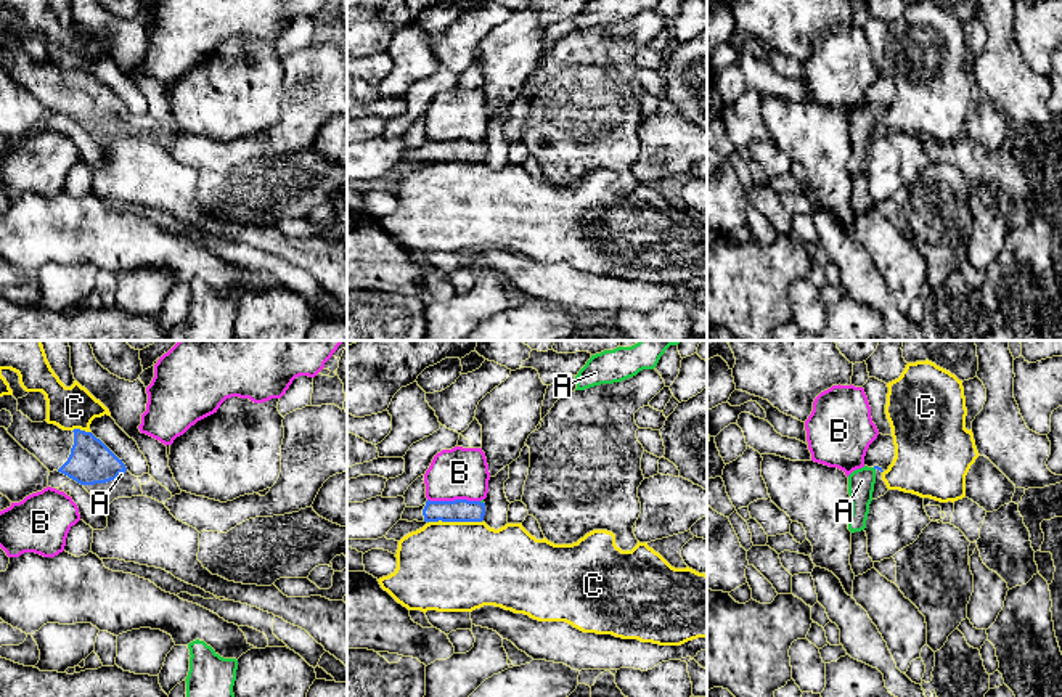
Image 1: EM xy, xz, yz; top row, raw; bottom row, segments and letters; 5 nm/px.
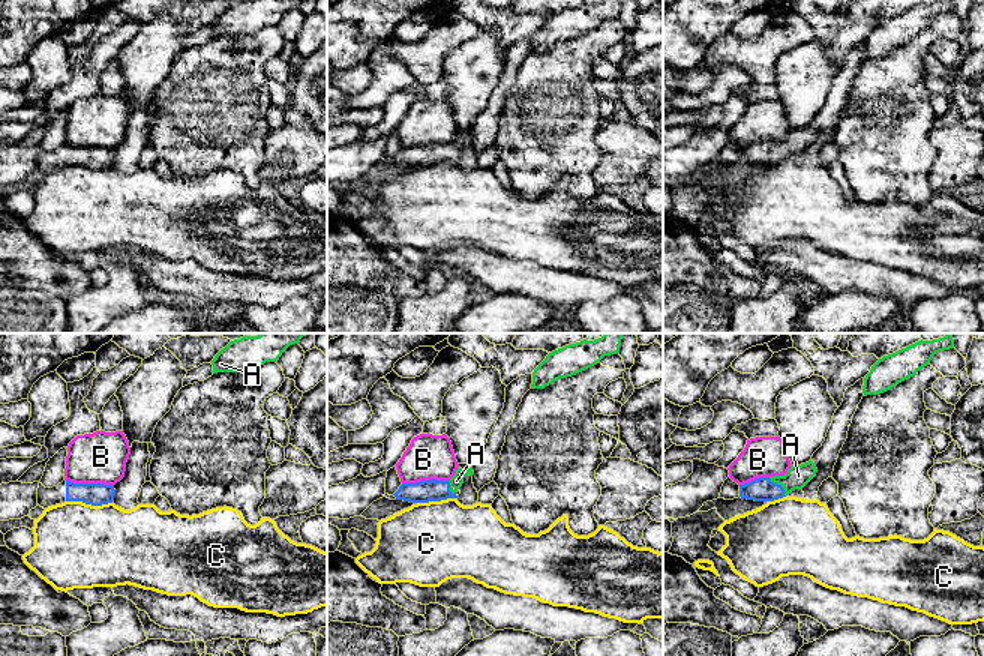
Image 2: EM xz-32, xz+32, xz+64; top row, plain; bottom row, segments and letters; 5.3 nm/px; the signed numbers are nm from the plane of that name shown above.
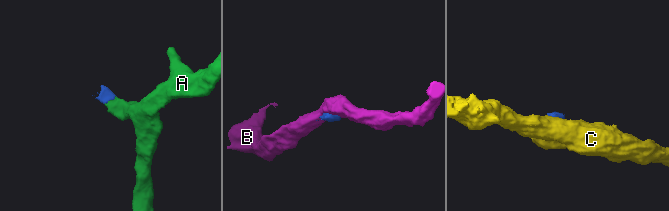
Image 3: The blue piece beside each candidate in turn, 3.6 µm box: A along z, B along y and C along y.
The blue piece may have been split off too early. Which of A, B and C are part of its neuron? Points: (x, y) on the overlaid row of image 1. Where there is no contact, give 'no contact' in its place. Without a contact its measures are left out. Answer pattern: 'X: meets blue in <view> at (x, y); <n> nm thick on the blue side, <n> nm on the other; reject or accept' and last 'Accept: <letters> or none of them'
A: meets blue in xy at (118, 476); 220 nm thick on the blue side, 20 nm on the other; accept
B: meets blue in xz at (455, 500); 110 nm thick on the blue side, 260 nm on the other; reject
C: meets blue in xz at (455, 521); 110 nm thick on the blue side, 440 nm on the other; reject
Accept: A

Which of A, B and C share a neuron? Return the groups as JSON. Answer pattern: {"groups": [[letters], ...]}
{"groups": [["A"], ["B"], ["C"]]}

